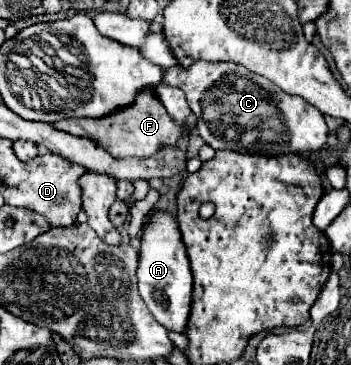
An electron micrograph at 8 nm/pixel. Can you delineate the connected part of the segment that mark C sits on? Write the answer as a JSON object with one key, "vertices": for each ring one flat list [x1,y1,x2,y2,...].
{"vertices":[[198,60,188,68,168,68,164,72,162,84,176,86,184,90,190,110,198,116,198,134,202,140,214,150,234,150,242,154,258,154,258,156,282,156,282,154,310,154,316,150,328,150,328,126,324,122,324,114,308,104,300,96,290,96,282,92,274,82,264,76,258,76,244,66,232,62,204,62]]}

